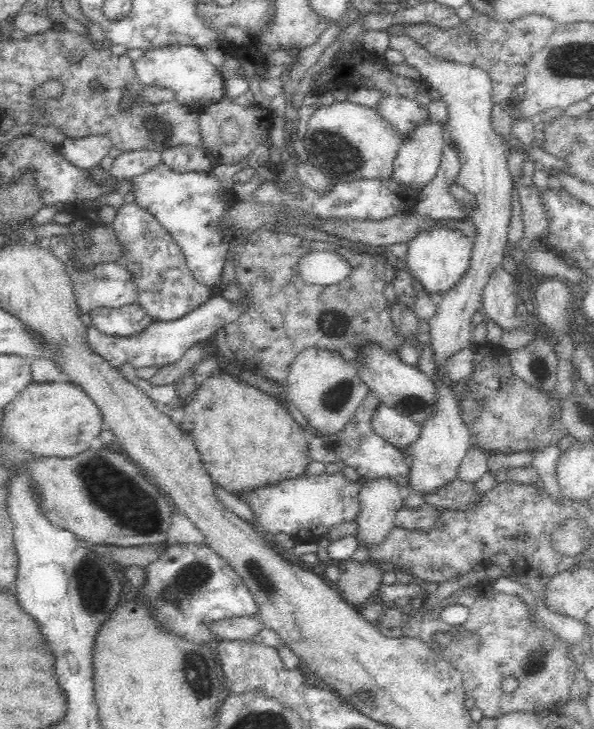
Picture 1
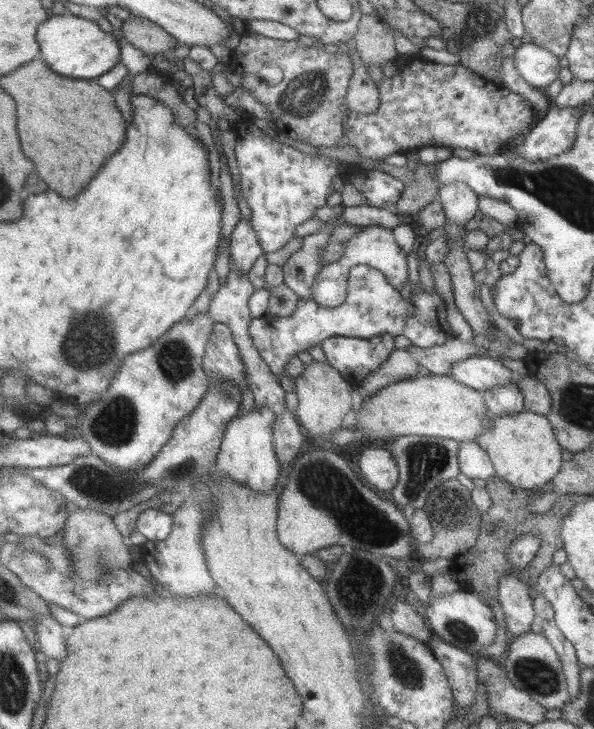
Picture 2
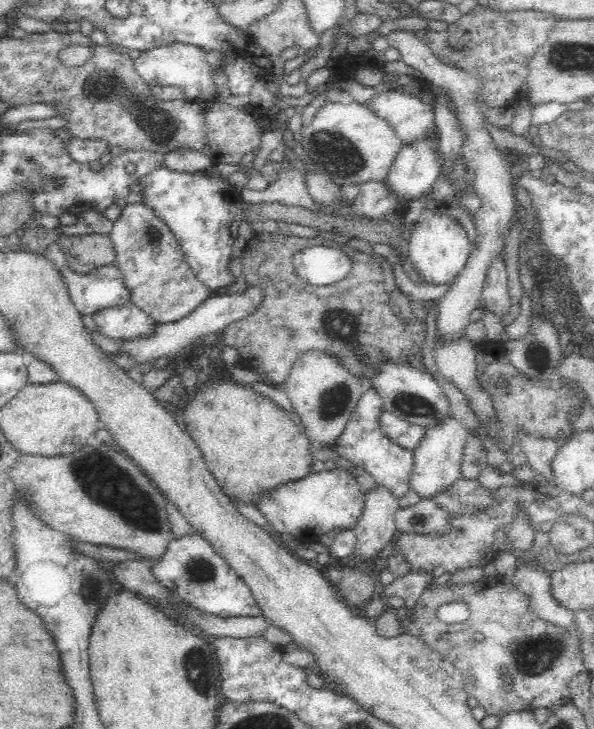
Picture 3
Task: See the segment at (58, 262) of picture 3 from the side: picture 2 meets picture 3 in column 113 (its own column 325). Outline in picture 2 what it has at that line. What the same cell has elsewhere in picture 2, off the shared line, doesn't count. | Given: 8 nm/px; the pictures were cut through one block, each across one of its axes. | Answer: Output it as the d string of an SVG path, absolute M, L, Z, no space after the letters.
M363 226L361 234L357 234L355 238L349 240L347 244L347 252L343 254L343 258L339 262L333 264L325 264L325 268L319 272L317 282L313 284L313 298L323 306L329 308L339 308L341 304L347 302L349 298L349 278L351 278L351 270L355 266L373 266L379 268L389 280L391 284L395 284L395 288L403 288L403 284L409 278L409 268L407 268L407 252L403 252L403 248L397 244L393 230L387 226Z

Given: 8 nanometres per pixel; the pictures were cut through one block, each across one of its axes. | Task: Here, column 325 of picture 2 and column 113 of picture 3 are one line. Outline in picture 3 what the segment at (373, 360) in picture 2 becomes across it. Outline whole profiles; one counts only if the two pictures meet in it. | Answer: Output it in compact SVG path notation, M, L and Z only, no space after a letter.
M244 282L242 290L238 294L228 294L228 296L220 296L220 294L212 294L204 304L200 304L192 314L188 314L188 318L178 320L176 324L158 324L156 326L156 336L152 338L142 338L142 340L132 340L132 342L120 342L120 340L108 340L106 336L102 336L98 330L92 332L96 344L110 356L116 350L128 350L130 358L134 360L134 366L140 364L148 364L148 362L158 362L160 358L170 358L176 360L176 356L190 344L194 344L196 340L210 336L210 334L220 334L222 330L226 330L230 324L236 324L240 320L244 320L246 316L252 316L252 312L256 312L256 308L264 304L264 288L260 288L258 284L248 284Z

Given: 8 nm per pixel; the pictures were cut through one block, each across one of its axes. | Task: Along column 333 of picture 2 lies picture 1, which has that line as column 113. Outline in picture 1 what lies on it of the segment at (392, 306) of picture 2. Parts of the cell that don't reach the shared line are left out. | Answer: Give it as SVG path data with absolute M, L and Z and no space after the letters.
M126 304L122 308L96 308L90 312L92 326L106 336L136 336L144 332L154 318L138 304Z

